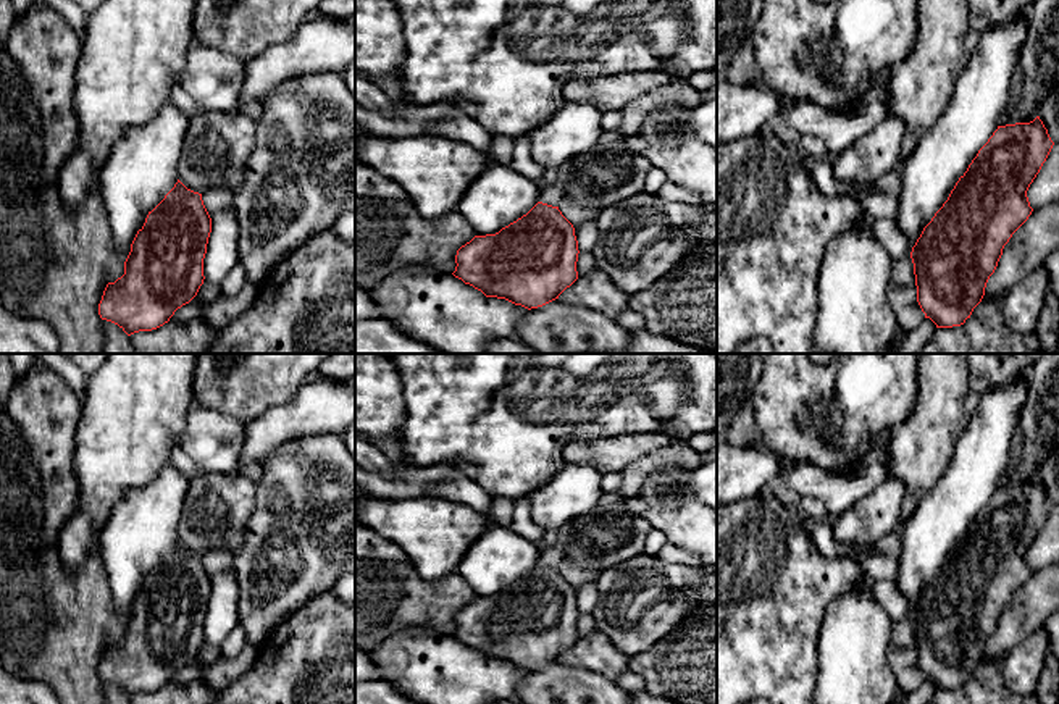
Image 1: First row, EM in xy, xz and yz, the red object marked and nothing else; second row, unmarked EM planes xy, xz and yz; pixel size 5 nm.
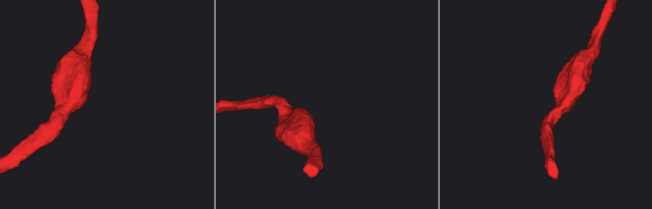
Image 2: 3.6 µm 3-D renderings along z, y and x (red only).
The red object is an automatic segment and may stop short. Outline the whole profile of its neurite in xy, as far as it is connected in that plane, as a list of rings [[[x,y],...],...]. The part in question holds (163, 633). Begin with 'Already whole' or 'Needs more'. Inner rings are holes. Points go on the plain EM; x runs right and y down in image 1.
Already whole. [[[179,541],[165,560],[149,573],[124,623],[124,636],[108,644],[98,665],[102,681],[118,686],[128,698],[152,693],[189,665],[203,646],[203,620],[211,594],[211,580],[202,555],[187,551]]]

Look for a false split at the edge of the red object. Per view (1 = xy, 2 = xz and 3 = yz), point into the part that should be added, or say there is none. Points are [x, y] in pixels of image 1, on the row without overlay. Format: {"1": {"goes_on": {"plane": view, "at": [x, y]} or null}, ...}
{"1": {"goes_on": null}, "2": {"goes_on": null}, "3": {"goes_on": null}}

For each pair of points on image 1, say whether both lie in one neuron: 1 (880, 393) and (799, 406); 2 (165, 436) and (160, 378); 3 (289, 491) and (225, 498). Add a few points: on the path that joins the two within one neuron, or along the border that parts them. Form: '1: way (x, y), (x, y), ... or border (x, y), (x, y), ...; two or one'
1: way (861, 407), (819, 407); one
2: way (160, 422), (160, 393); one
3: border (257, 483), (255, 511), (244, 532); two

